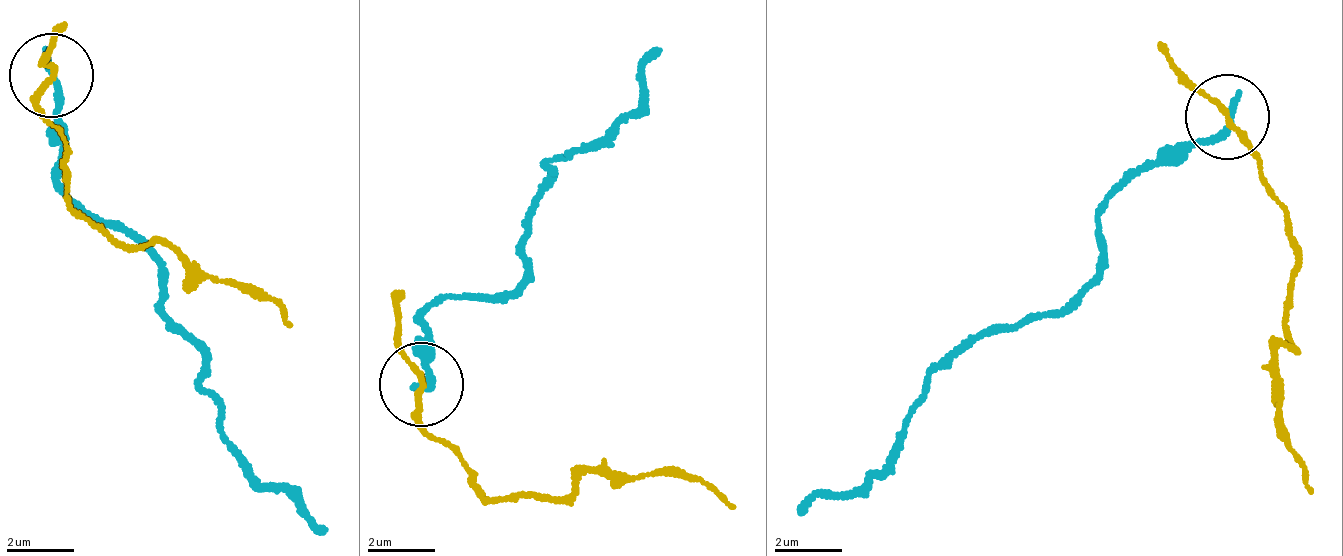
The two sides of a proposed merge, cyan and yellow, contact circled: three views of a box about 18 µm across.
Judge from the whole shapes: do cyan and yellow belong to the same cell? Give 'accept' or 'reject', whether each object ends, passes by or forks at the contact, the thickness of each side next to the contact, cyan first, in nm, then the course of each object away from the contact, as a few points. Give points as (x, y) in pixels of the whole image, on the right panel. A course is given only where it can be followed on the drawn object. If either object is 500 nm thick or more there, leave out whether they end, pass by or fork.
reject; cyan ends there; yellow passes by; 240 nm thick on the cyan side, 150 nm on the other; cyan runs (1234, 115), (1158, 149), (1115, 188), (1092, 278), (1051, 313), (956, 351), (881, 464), (803, 510); yellow runs (1225, 115), (1248, 157), (1289, 213), (1299, 278), (1291, 334), (1284, 344), (1282, 410), (1314, 496)

